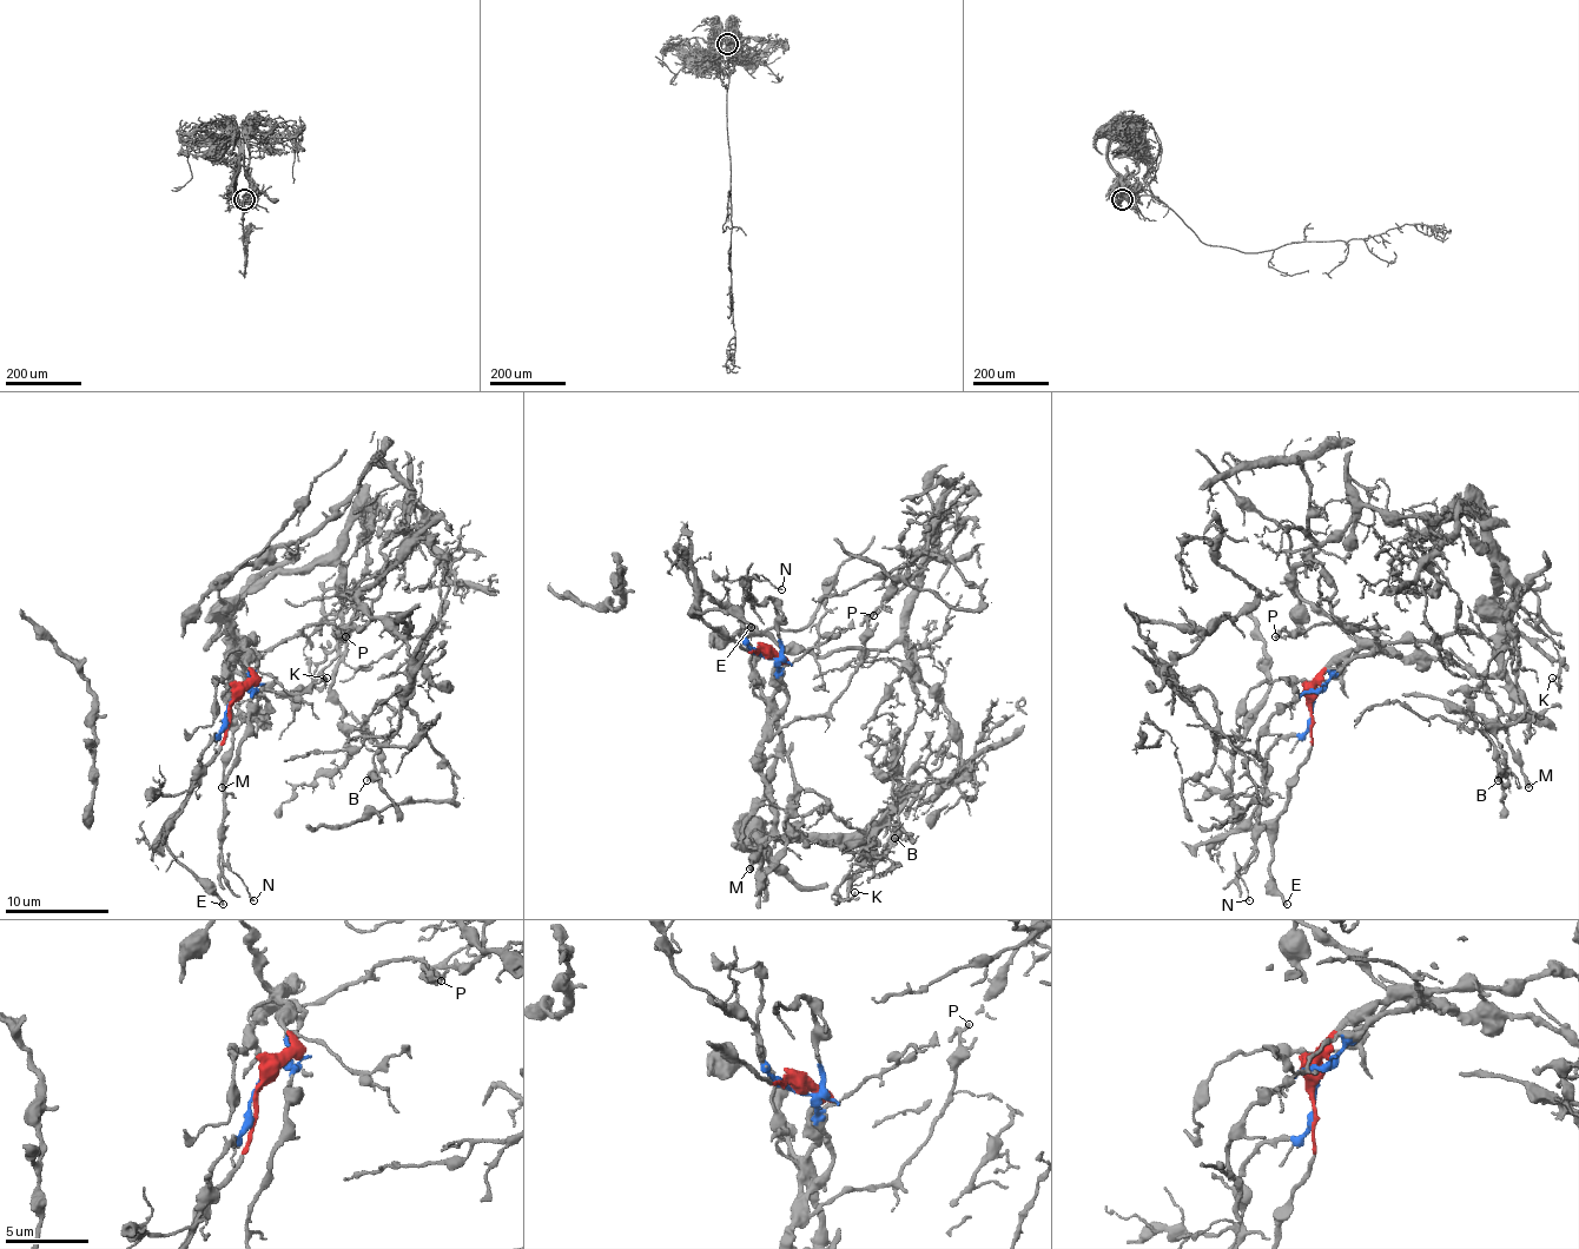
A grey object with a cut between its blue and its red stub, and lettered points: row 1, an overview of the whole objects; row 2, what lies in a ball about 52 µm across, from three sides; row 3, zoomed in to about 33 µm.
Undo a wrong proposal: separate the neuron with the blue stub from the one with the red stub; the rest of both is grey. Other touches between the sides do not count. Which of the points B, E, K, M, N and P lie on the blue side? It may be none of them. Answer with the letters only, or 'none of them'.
B, K, M, N, P

